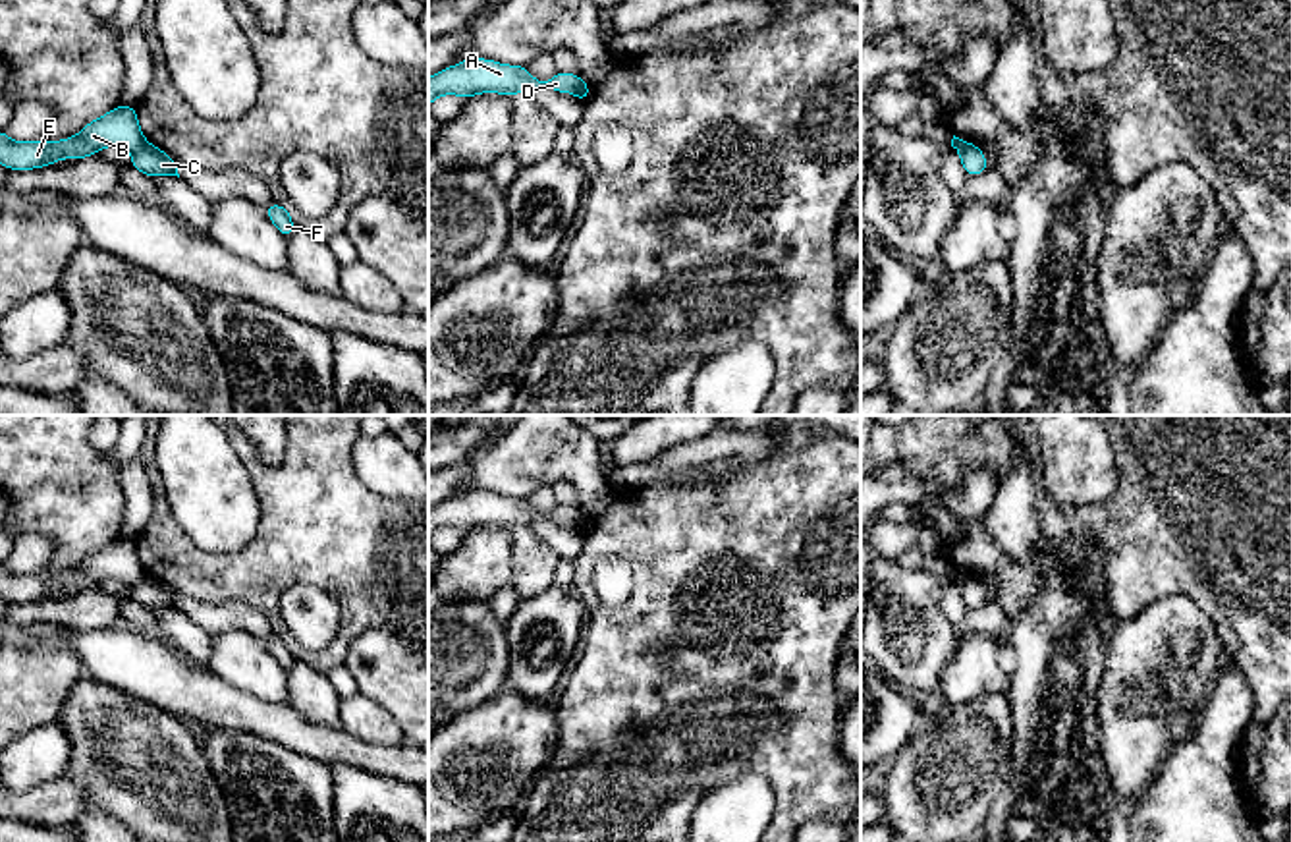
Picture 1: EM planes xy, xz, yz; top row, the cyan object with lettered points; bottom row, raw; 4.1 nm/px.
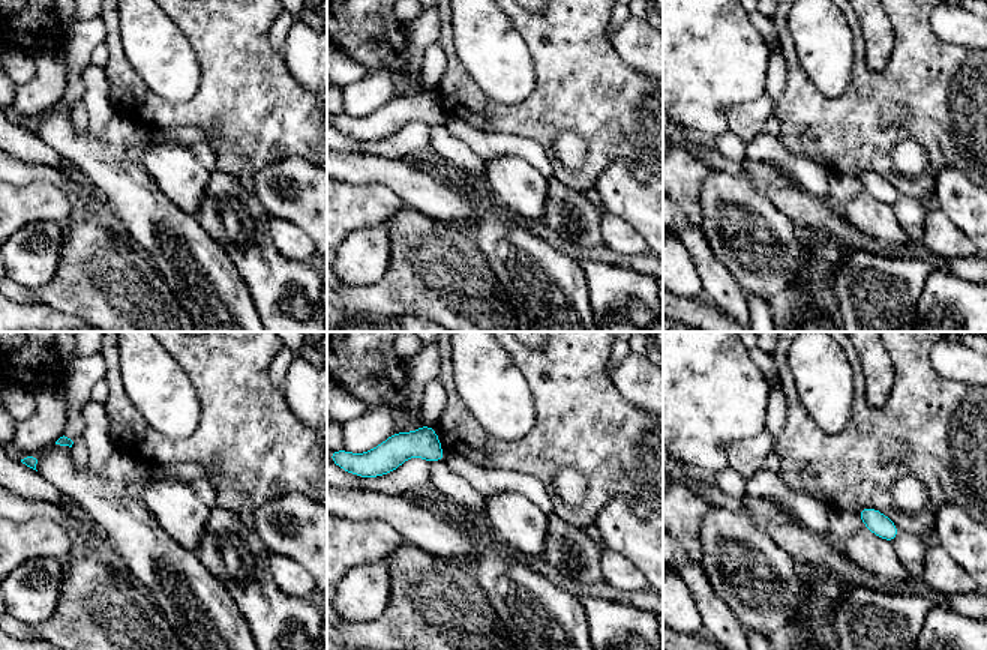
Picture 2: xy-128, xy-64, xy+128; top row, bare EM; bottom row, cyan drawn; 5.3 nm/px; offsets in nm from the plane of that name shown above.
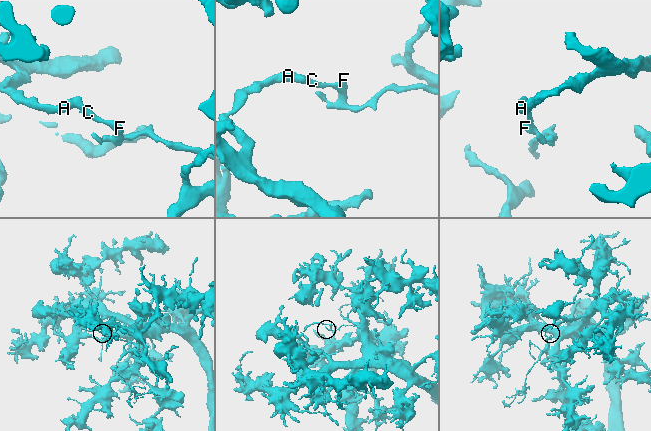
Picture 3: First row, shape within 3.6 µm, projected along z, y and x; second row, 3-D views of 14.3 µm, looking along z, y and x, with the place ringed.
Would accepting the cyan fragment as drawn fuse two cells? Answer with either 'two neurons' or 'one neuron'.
two neurons

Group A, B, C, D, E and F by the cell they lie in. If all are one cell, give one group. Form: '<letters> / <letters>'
A B D E / C F

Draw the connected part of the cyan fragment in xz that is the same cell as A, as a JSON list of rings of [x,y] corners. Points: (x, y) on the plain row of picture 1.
[[[467,491],[428,510],[428,539],[448,525],[469,531],[481,525],[531,527],[540,519],[556,525],[573,525],[585,514],[581,508],[558,504],[548,514],[535,512],[527,498],[509,498],[488,491]]]

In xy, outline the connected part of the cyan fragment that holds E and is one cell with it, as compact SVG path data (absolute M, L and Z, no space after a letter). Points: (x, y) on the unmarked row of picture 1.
M122 535L64 574L17 575L0 564L0 597L12 604L46 601L62 591L87 591L110 577L129 585L139 585L149 577L137 554L137 541Z

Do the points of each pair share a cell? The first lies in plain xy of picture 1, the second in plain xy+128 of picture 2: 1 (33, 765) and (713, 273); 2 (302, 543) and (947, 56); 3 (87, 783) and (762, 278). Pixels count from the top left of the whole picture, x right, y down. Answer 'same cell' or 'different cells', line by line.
1: different cells
2: same cell
3: same cell

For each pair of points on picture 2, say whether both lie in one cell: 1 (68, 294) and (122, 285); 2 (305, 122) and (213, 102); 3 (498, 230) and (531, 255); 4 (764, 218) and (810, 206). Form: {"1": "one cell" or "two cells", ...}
{"1": "one cell", "2": "one cell", "3": "one cell", "4": "two cells"}

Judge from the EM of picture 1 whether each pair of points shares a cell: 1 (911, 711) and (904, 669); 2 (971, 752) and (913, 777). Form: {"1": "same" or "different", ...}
{"1": "different", "2": "same"}

